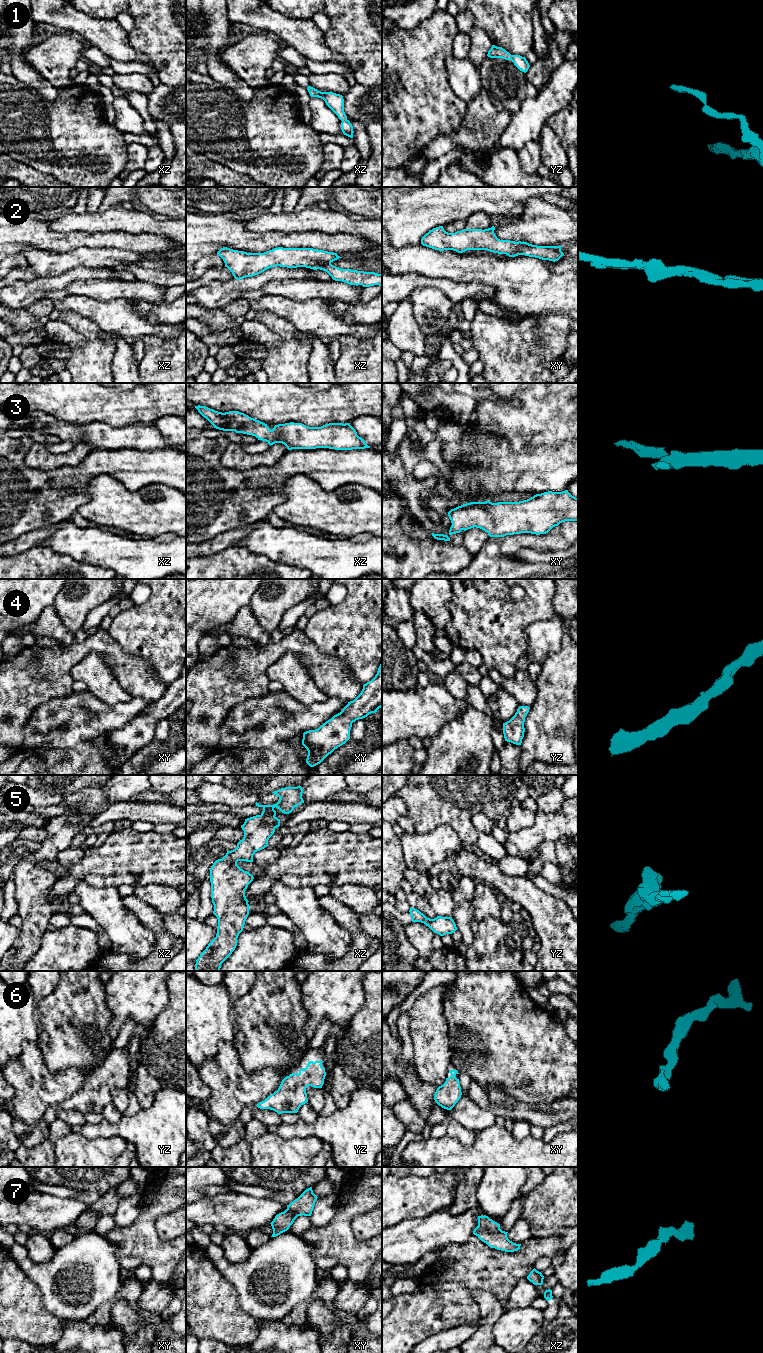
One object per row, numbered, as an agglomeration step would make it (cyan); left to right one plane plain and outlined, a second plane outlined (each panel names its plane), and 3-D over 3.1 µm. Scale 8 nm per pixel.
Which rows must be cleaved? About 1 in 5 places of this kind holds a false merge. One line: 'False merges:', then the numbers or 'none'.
False merges: none

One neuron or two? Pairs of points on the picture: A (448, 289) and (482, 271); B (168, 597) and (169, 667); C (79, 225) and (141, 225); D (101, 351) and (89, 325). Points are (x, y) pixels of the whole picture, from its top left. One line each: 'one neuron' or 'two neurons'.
A: two neurons
B: one neuron
C: one neuron
D: one neuron

